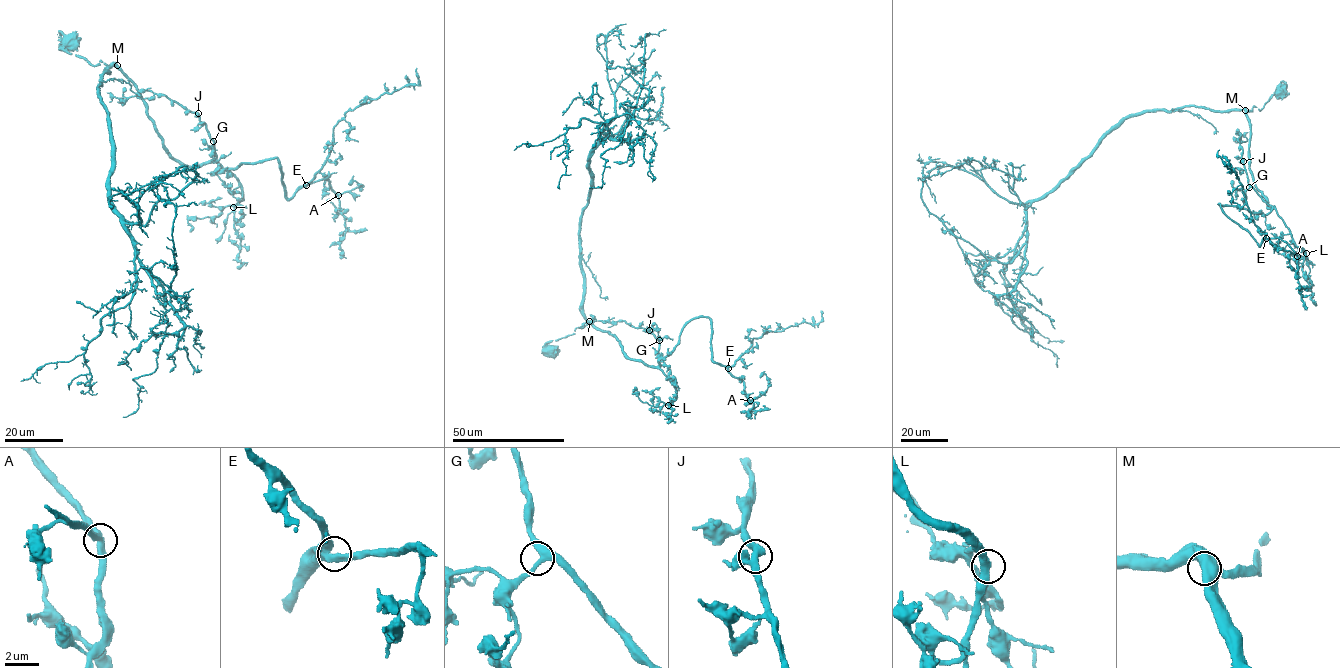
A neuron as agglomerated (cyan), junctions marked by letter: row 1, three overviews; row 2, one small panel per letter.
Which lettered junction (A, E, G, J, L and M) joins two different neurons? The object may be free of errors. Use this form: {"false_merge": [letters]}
{"false_merge": []}

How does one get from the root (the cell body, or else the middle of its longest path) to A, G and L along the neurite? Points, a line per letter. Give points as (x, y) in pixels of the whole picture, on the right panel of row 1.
A: (1280, 92), (1246, 112), (1249, 169), (1273, 207), (1264, 215), (1219, 204), (1258, 245), (1281, 239), (1297, 256)
G: (1280, 92), (1261, 110), (1254, 107), (1246, 112), (1249, 169), (1268, 208), (1273, 207), (1249, 187)
L: (1280, 92), (1261, 110), (1254, 107), (1246, 112), (1249, 169), (1268, 208), (1274, 208), (1292, 240), (1306, 253)

